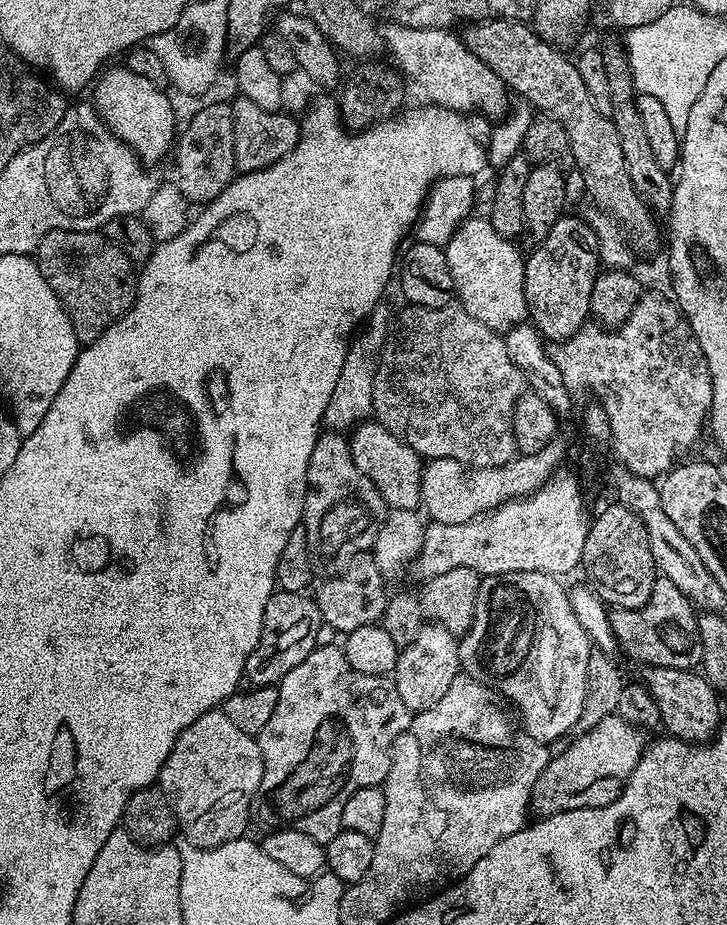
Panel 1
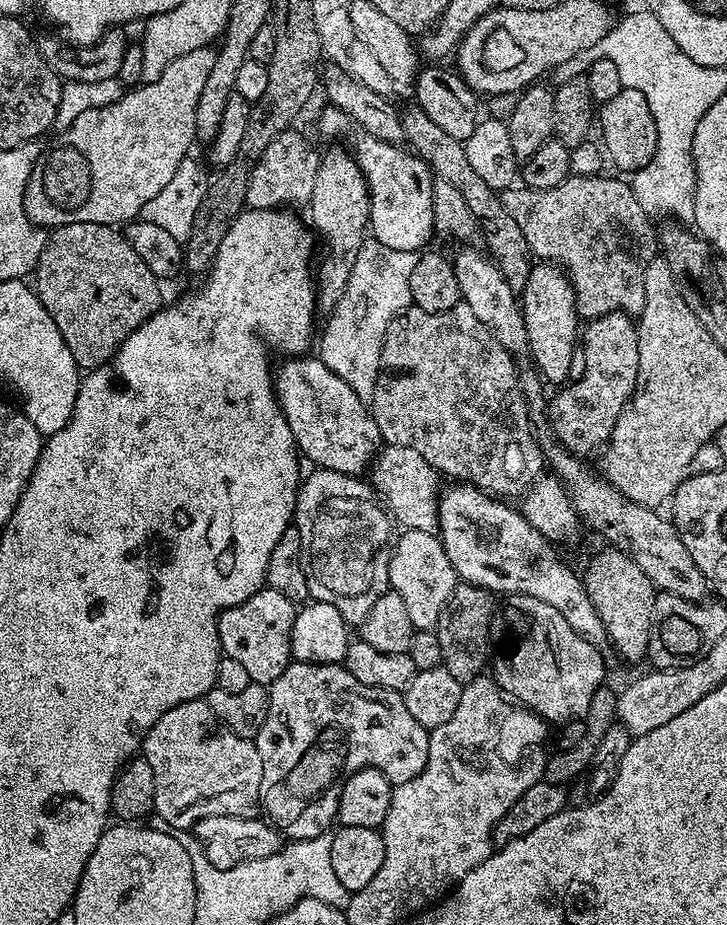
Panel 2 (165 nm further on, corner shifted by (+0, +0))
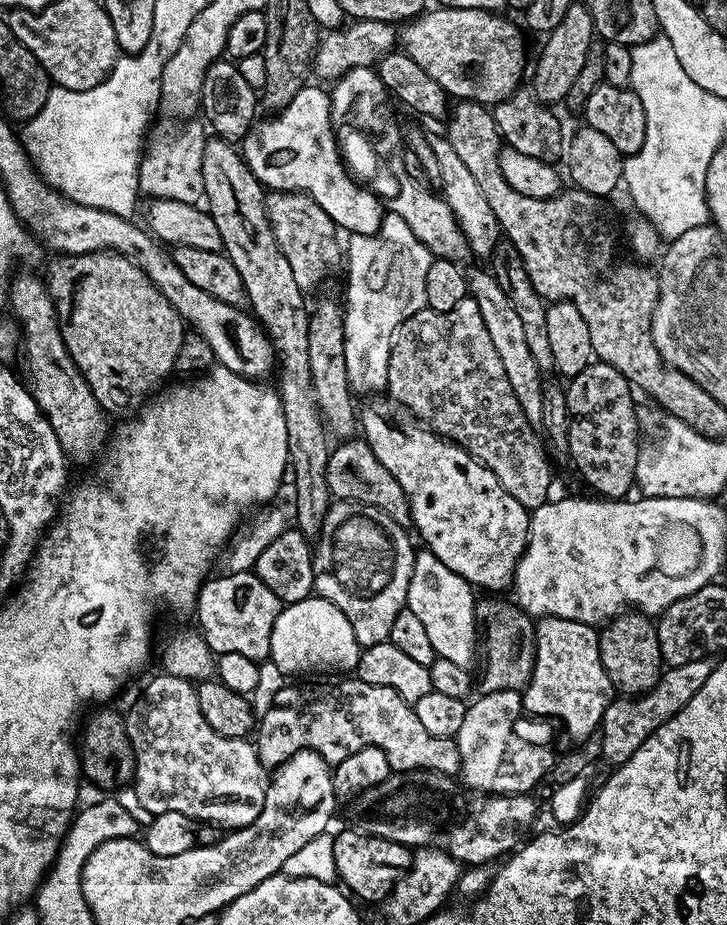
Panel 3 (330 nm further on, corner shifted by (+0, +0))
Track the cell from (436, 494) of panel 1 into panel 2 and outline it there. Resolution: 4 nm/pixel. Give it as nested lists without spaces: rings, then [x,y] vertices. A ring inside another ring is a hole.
[[[384,444],[372,462],[370,483],[388,509],[389,516],[401,529],[427,532],[439,529],[442,477],[426,458],[422,458],[422,454],[410,450],[410,446]]]

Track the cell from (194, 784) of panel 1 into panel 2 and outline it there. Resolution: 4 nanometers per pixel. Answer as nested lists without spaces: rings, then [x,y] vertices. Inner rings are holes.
[[[201,698],[191,700],[190,702],[182,702],[178,706],[174,706],[170,710],[166,710],[166,714],[162,714],[162,718],[158,718],[158,722],[154,722],[154,726],[150,726],[150,730],[144,736],[142,745],[142,758],[146,762],[150,762],[150,766],[154,770],[154,802],[152,803],[155,815],[160,815],[165,820],[167,827],[172,830],[180,830],[176,828],[191,829],[202,818],[210,818],[211,816],[237,816],[238,818],[253,818],[261,811],[260,803],[260,787],[262,786],[262,758],[258,758],[258,750],[255,743],[246,738],[238,738],[238,734],[234,734],[226,725],[222,723],[214,714],[214,710],[210,710],[207,699]]]

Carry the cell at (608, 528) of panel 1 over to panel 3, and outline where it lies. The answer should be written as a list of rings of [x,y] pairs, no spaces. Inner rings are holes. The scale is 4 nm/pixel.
[[[629,610],[603,625],[599,638],[602,666],[606,666],[612,687],[621,697],[642,696],[660,681],[665,663],[660,657],[660,643],[653,617]]]

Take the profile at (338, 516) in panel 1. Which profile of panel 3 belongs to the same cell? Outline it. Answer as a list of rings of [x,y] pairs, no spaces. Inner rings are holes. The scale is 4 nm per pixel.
[[[336,502],[329,507],[324,525],[314,544],[312,553],[312,582],[315,595],[326,598],[346,614],[350,627],[354,629],[354,638],[358,638],[361,649],[388,640],[390,626],[407,605],[410,590],[410,574],[414,574],[414,562],[417,549],[412,548],[413,537],[408,537],[409,529],[405,525],[394,522],[390,514],[382,514],[382,510],[374,510],[374,506]]]

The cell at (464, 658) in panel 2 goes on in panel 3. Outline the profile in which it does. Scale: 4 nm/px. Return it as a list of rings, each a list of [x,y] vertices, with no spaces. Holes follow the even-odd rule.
[[[502,598],[488,599],[492,600],[481,599],[476,606],[476,619],[478,621],[479,627],[482,629],[482,664],[484,660],[484,669],[481,670],[480,676],[478,672],[479,691],[481,693],[497,692],[498,690],[514,690],[515,692],[520,692],[530,682],[532,678],[532,671],[534,670],[534,664],[536,662],[536,625],[534,623],[533,617],[529,616],[526,612],[517,608],[515,603],[508,602],[508,604],[506,604],[504,601],[500,600]]]

